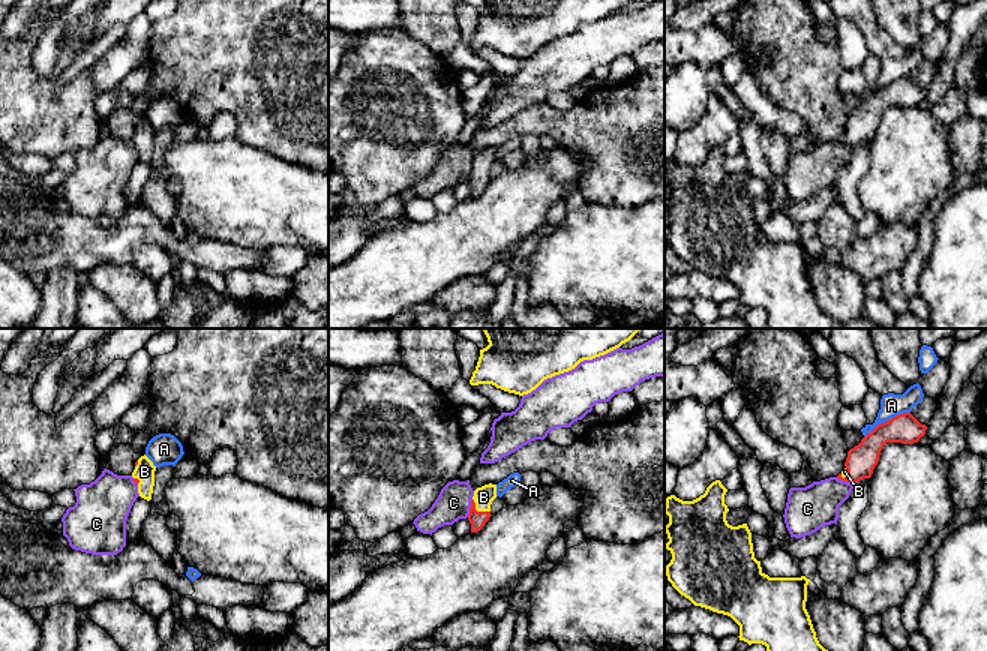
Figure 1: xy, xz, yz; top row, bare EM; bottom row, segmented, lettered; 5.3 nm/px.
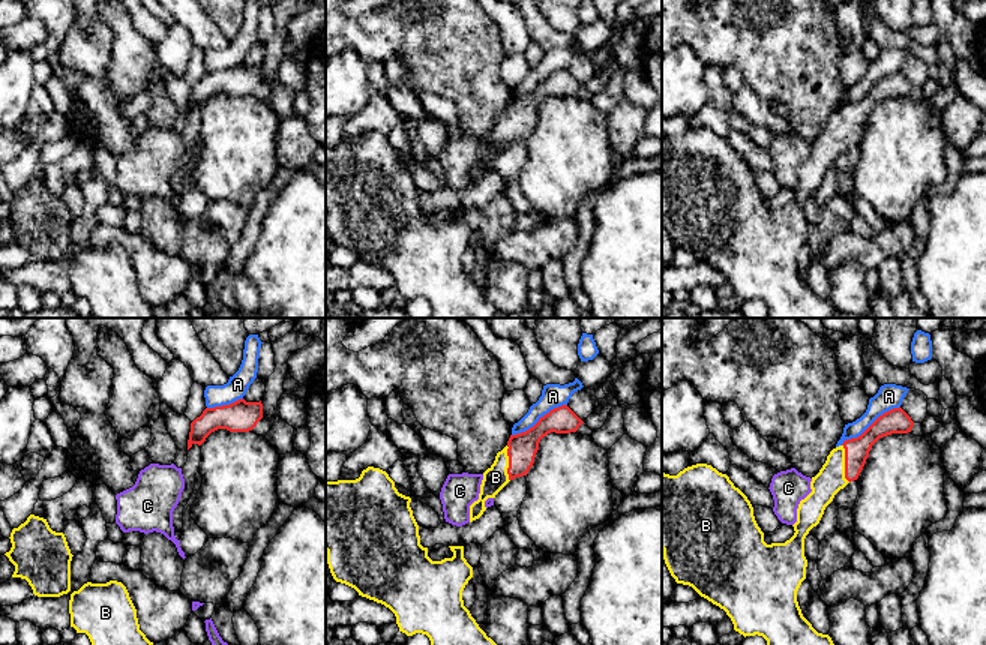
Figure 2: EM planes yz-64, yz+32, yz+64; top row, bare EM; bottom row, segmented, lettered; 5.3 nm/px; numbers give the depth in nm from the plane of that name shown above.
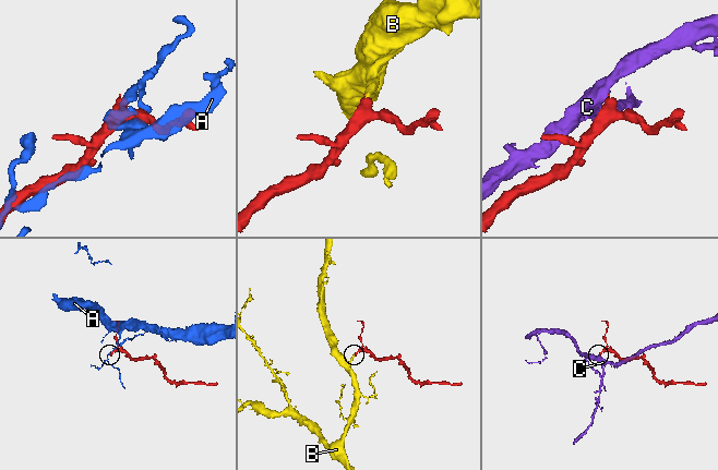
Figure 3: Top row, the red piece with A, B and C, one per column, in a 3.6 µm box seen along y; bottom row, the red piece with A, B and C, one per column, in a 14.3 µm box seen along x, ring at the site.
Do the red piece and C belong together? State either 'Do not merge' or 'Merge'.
Do not merge

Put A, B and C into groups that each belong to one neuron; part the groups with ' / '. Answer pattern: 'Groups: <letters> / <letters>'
Groups: A / B / C

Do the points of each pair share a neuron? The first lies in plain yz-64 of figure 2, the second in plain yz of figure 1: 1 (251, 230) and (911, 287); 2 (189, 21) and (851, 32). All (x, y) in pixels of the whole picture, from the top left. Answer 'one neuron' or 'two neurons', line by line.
1: one neuron
2: two neurons

